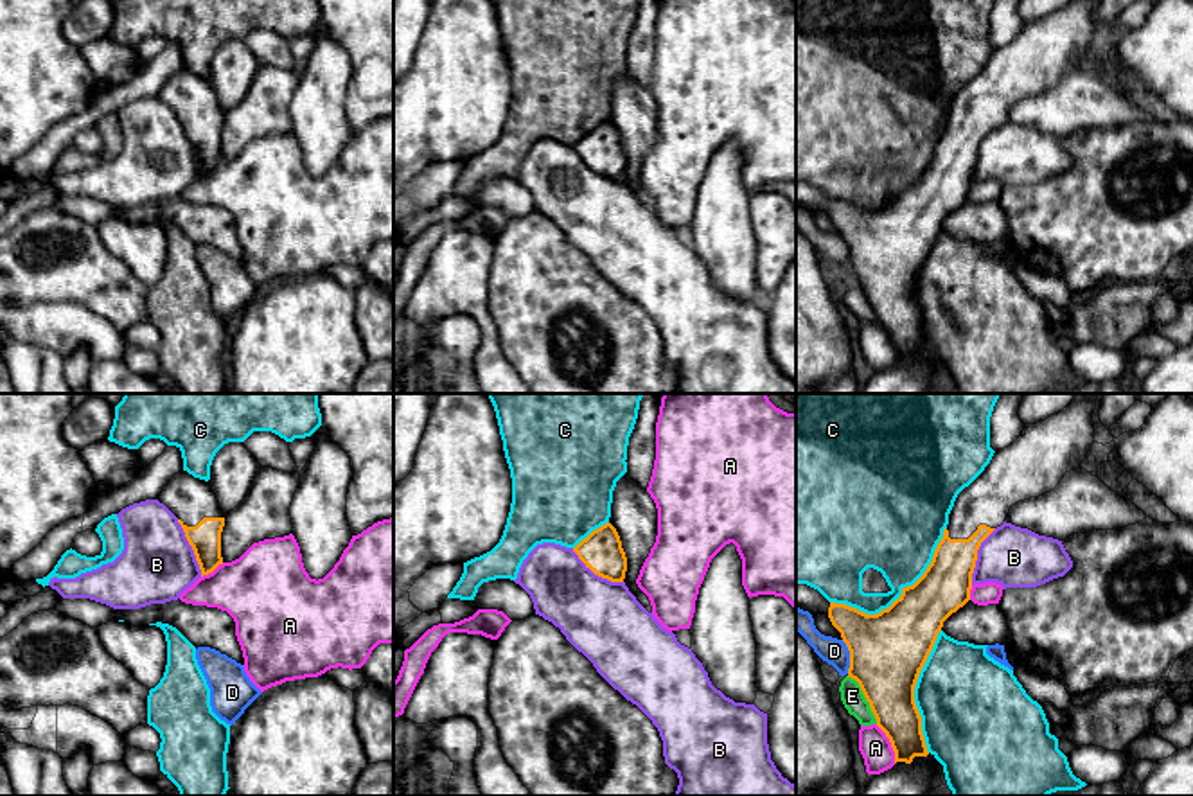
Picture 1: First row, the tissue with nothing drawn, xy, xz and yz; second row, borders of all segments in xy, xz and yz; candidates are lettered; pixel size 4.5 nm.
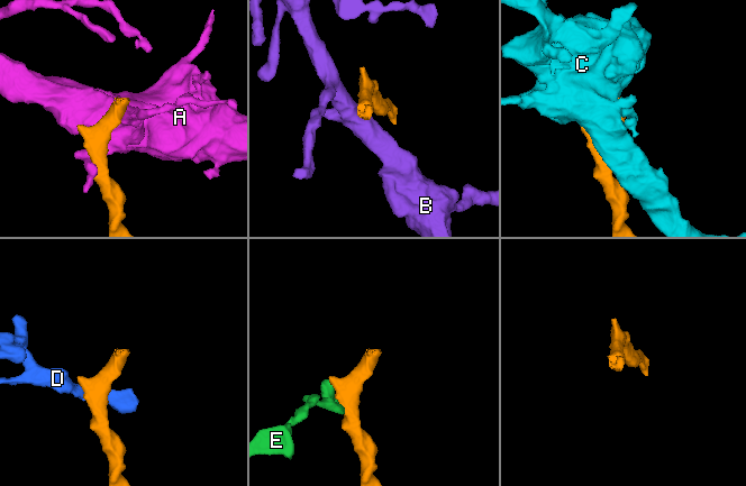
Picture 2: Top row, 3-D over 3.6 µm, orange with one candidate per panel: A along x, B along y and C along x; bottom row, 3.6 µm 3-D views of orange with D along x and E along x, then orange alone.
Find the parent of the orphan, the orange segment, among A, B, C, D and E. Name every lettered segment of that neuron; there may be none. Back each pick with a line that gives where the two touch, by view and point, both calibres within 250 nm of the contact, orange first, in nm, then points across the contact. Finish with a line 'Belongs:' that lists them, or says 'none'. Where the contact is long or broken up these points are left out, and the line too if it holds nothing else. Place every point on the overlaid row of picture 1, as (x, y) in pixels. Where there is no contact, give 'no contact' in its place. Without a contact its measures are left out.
Belongs: none

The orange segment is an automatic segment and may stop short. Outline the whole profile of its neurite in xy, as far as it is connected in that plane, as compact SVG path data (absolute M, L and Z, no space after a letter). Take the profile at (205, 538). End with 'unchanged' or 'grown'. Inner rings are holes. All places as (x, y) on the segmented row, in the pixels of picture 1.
M181 469L169 480L156 500L178 517L194 550L201 577L223 564L221 532L225 514L219 509L210 482L194 478Z | grown

